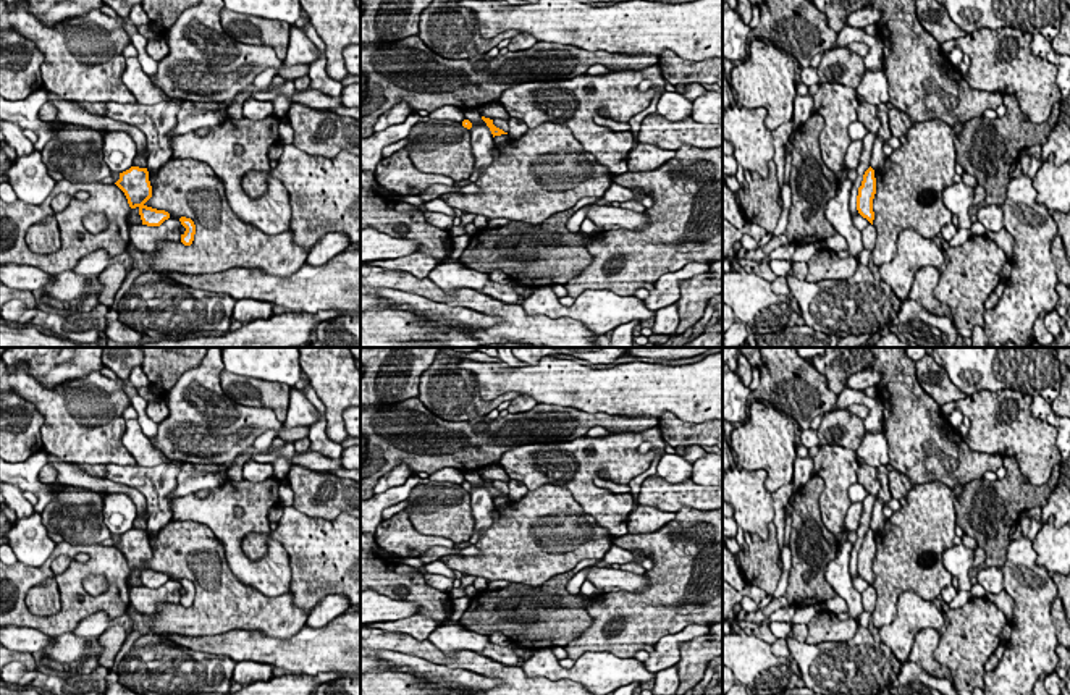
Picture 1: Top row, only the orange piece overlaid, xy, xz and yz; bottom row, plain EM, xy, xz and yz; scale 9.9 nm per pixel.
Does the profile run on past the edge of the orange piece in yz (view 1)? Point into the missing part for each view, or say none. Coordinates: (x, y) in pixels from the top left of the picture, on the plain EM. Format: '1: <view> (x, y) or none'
1: none

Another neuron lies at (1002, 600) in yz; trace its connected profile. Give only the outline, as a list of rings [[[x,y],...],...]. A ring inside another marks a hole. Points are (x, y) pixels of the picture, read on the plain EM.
[[[1005,590],[999,593],[986,593],[986,598],[991,600],[1004,613],[1007,622],[1012,622],[1013,598]]]

